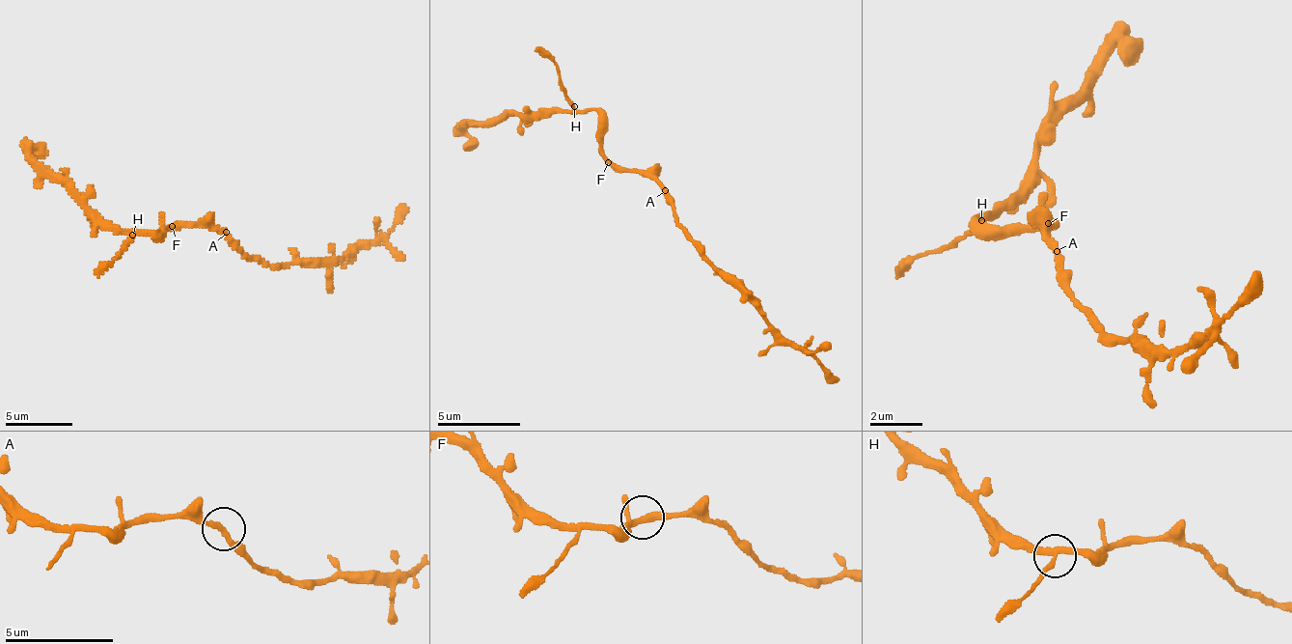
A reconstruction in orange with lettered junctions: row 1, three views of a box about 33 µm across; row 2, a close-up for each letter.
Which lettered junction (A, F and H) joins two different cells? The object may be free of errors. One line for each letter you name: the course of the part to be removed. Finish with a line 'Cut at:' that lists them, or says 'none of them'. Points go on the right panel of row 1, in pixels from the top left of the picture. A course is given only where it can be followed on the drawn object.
H: (982, 219), (917, 253), (893, 281)
Cut at: H

